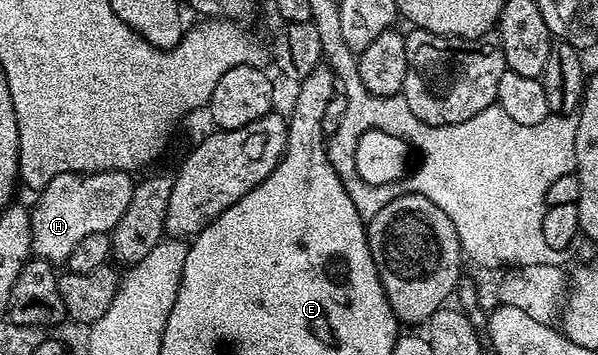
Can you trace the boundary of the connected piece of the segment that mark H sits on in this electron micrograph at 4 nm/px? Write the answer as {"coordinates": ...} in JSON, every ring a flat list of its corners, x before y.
{"coordinates":[[69,171,60,173,48,181,48,185,42,191,37,192,34,207,29,208,30,232,32,233,31,252,37,258,47,259,55,265,65,264,66,258,76,249,76,245,84,237,91,233,109,233,114,230,116,221,124,217,124,211,128,209,128,203,132,201,135,180,129,171]]}

